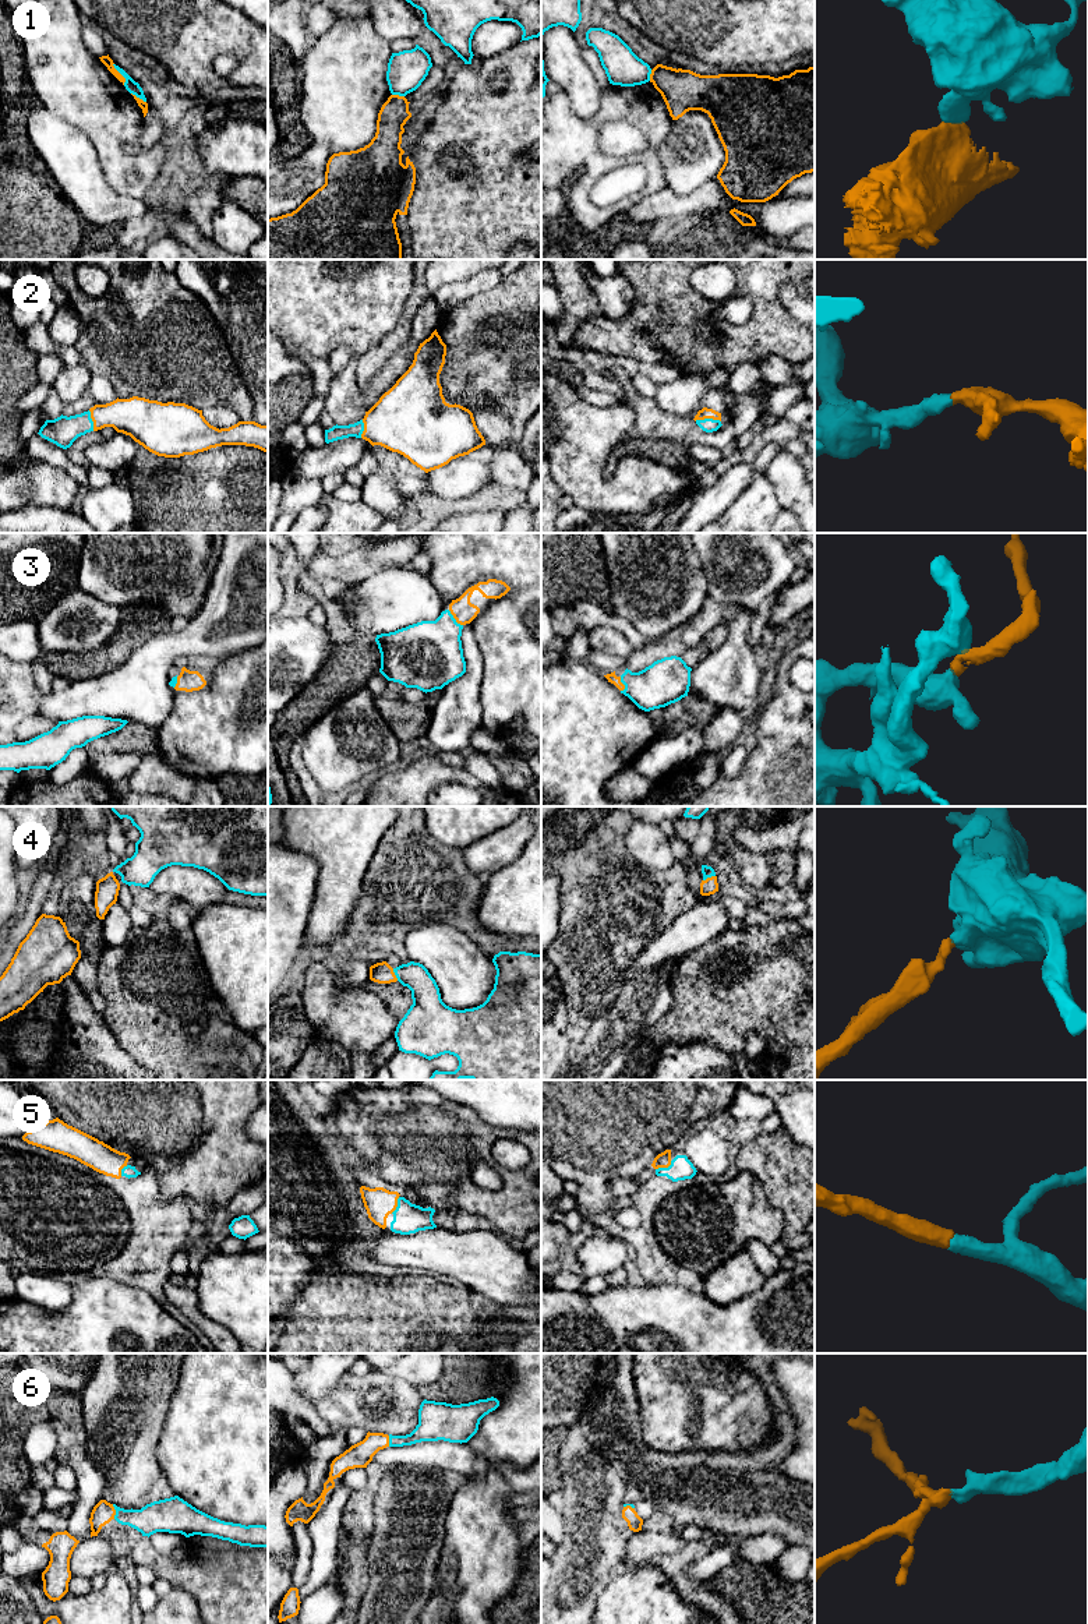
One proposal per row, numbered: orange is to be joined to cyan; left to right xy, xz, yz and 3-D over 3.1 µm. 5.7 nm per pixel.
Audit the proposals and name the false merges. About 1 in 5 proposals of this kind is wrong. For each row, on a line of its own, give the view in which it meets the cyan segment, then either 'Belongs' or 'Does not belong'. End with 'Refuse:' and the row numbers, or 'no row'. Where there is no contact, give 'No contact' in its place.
1: Touches cyan in xy. Does not belong
2: Touches cyan in yz. Belongs
3: Touches cyan in xz. Belongs
4: Touches cyan in xz. Belongs
5: Touches cyan in yz. Belongs
6: Touches cyan in xy. Belongs
Refuse: 1

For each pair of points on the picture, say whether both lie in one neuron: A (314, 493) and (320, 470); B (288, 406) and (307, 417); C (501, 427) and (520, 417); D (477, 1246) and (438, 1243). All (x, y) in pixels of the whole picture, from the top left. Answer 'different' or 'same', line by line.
A: different
B: different
C: different
D: same

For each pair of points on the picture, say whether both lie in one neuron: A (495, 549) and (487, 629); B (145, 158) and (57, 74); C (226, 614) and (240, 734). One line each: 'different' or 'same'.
A: same
B: same
C: different

